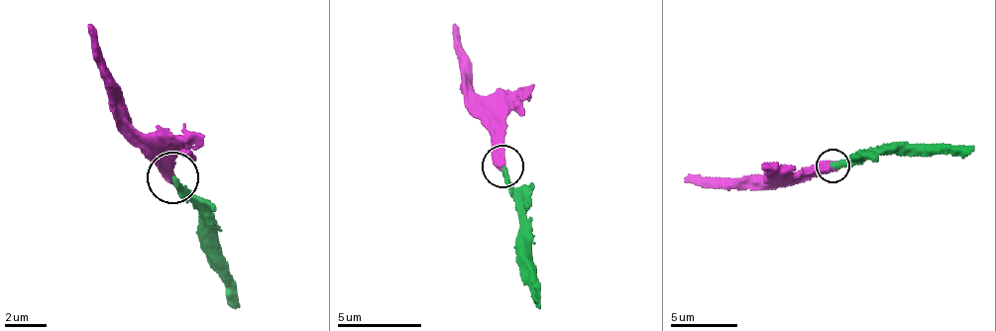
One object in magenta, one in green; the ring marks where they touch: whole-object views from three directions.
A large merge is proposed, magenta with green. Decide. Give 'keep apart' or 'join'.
join

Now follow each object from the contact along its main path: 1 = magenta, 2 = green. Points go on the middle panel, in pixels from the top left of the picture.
1: (501, 165), (497, 129), (480, 101), (473, 99), (469, 59), (453, 24)
2: (501, 165), (518, 213), (518, 276), (538, 308)

